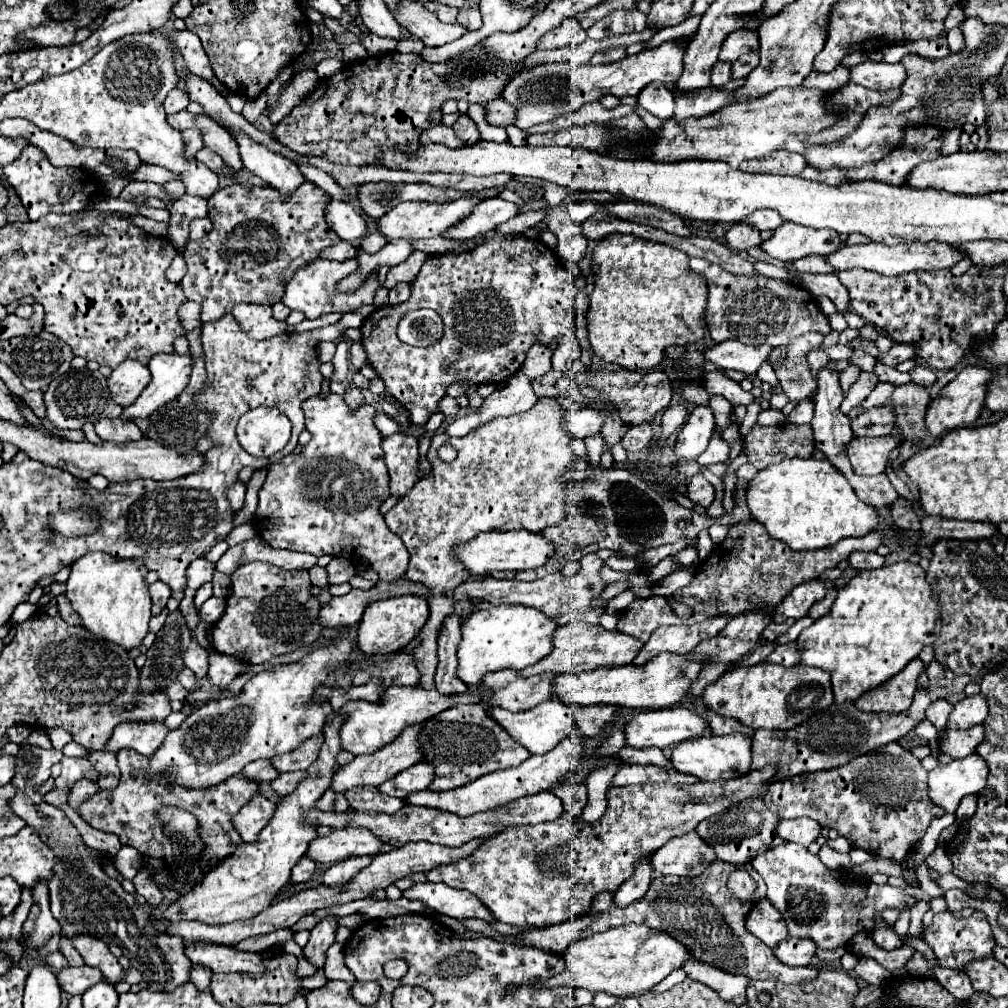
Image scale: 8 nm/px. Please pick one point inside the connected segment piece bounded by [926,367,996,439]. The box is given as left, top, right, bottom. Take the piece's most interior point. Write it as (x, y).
(959, 404)

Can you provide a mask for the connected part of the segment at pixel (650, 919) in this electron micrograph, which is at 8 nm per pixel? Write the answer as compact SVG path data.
M716 859L702 875L696 877L656 877L640 901L628 909L614 907L604 915L596 915L592 925L586 927L582 935L586 937L598 931L606 931L618 927L618 923L642 923L666 931L674 939L680 939L680 943L692 951L694 959L716 963L716 967L724 967L724 971L736 971L740 975L748 975L750 979L774 979L782 983L802 983L816 979L818 969L784 967L784 963L780 963L772 951L760 943L760 939L746 931L744 915L750 911L750 907L736 901L736 897L726 887L730 873L736 869L738 867Z

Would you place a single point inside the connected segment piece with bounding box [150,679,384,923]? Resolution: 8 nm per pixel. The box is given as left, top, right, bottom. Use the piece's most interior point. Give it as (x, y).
(244, 883)

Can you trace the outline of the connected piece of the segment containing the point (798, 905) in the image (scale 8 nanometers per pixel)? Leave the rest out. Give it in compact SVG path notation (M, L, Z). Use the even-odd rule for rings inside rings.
M786 843L786 845L774 847L772 851L766 851L764 855L758 855L752 861L752 867L766 881L768 899L784 915L788 923L788 935L798 937L798 939L812 939L818 949L836 949L836 947L846 945L860 931L866 931L866 933L874 931L876 917L888 907L898 909L898 911L910 909L910 907L898 907L898 887L860 883L848 873L832 871L820 861L818 855L812 855L804 845L798 845L798 843Z

